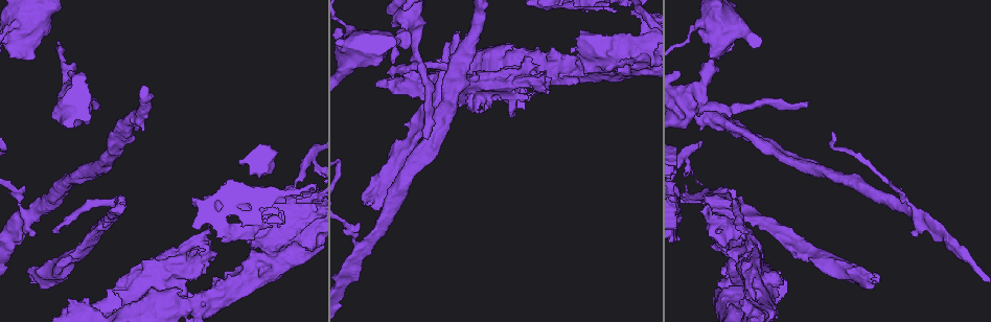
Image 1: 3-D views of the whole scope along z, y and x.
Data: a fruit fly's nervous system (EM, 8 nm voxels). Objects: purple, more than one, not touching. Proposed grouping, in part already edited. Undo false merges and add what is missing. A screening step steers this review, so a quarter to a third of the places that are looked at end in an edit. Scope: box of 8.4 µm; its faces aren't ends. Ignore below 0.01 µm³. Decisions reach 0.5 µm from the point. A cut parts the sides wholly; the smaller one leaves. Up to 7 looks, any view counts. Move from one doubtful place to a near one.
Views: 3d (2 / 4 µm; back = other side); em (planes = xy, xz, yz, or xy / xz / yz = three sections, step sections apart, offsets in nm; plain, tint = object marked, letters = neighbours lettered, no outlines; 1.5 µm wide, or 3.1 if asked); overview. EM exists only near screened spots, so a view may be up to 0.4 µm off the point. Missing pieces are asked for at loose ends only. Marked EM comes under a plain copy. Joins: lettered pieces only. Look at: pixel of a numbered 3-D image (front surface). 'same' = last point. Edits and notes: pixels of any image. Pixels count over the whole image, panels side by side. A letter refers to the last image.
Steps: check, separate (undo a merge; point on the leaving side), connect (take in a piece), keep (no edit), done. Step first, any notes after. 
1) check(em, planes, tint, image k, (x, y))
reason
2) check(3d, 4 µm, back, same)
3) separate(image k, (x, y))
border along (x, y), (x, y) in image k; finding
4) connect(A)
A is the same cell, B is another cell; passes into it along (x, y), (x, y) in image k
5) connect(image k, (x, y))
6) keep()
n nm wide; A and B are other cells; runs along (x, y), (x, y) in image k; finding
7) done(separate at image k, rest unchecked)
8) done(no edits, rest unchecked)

check(3d, 2 µm, image 1, (32, 283))
free end

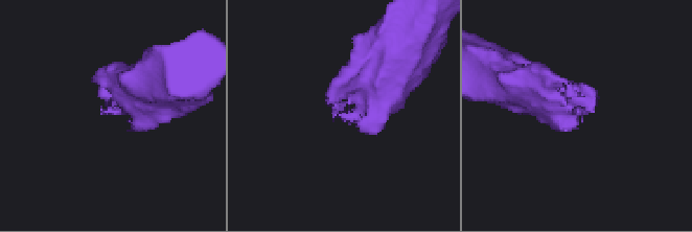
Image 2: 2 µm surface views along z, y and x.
check(em, 3.1 µm, xy, step 16, letters, image 2, (334, 117))
need the tissue

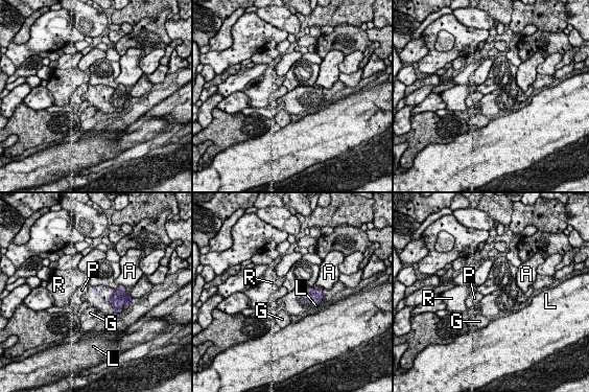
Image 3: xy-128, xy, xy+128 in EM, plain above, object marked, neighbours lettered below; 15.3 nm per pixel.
keep()
A, G, L, P and R are other cells; border along (313, 301), (319, 302) in image 3; no lettered piece goes on from it

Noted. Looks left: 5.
check(3d, 2 µm, back, image 1, (391, 73))
free end

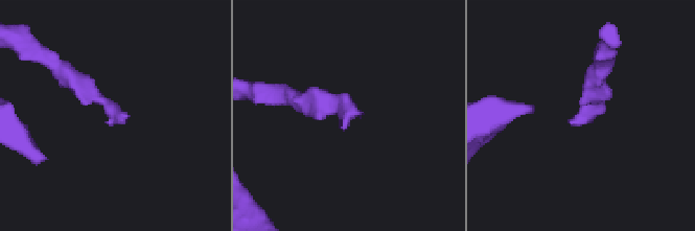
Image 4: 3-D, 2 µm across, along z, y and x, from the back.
check(em, planes, tint, image 4, (578, 125))

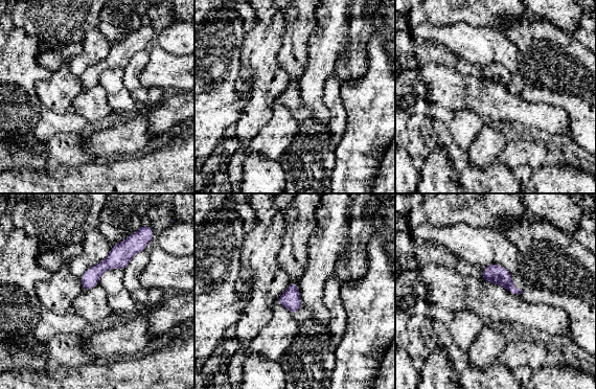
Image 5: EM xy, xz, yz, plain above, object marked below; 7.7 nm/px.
check(em, planes, letters, same)
see the neighbours

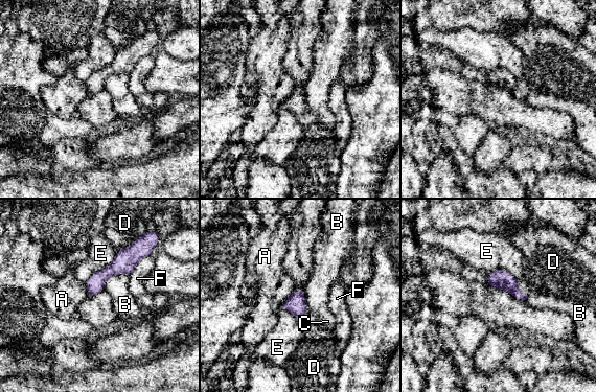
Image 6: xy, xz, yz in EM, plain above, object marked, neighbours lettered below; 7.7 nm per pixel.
keep()
E touches over 340 nm; A, B, C, D, E and F are other cells; runs along (139, 255), (110, 270), (90, 293) in image 6; none of them fits

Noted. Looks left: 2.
done(no edits, rest unchecked)

